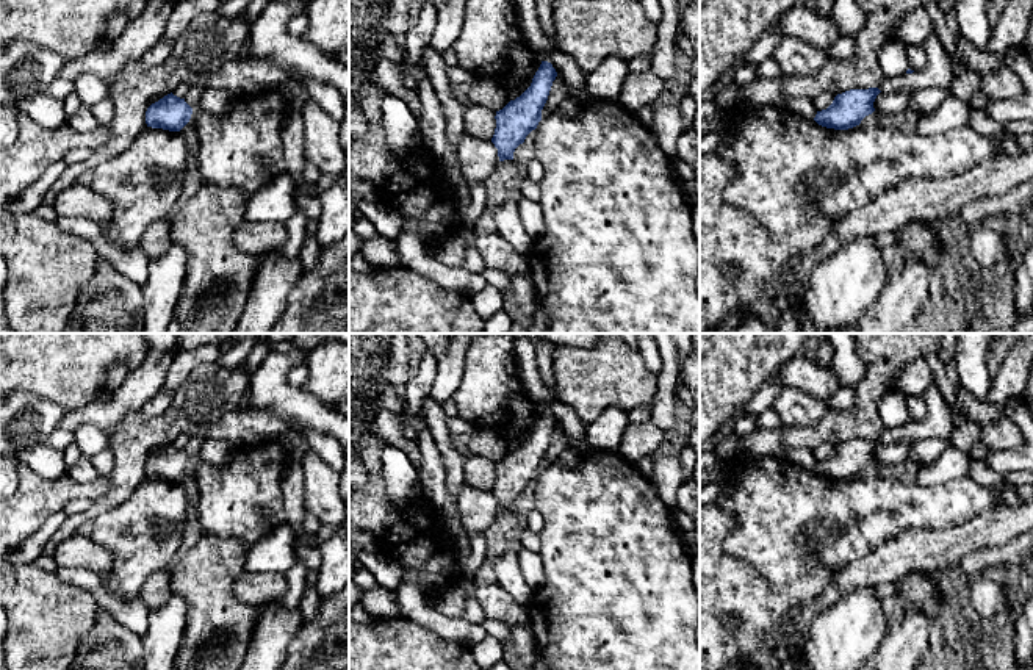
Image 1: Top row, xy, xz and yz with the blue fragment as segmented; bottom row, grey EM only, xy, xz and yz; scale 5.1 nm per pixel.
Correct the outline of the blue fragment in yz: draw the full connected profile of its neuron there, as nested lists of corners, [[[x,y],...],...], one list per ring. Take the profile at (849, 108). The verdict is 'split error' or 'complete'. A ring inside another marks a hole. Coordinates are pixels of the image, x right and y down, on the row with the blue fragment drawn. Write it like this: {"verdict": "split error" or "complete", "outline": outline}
{"verdict": "complete", "outline": [[[878,88],[850,89],[837,94],[833,103],[817,111],[814,121],[826,128],[848,130],[875,111],[873,102],[881,91]]]}

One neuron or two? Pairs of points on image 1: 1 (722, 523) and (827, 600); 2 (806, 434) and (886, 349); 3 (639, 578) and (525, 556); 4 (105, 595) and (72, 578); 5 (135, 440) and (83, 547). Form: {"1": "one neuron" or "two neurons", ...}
{"1": "two neurons", "2": "one neuron", "3": "two neurons", "4": "one neuron", "5": "two neurons"}

